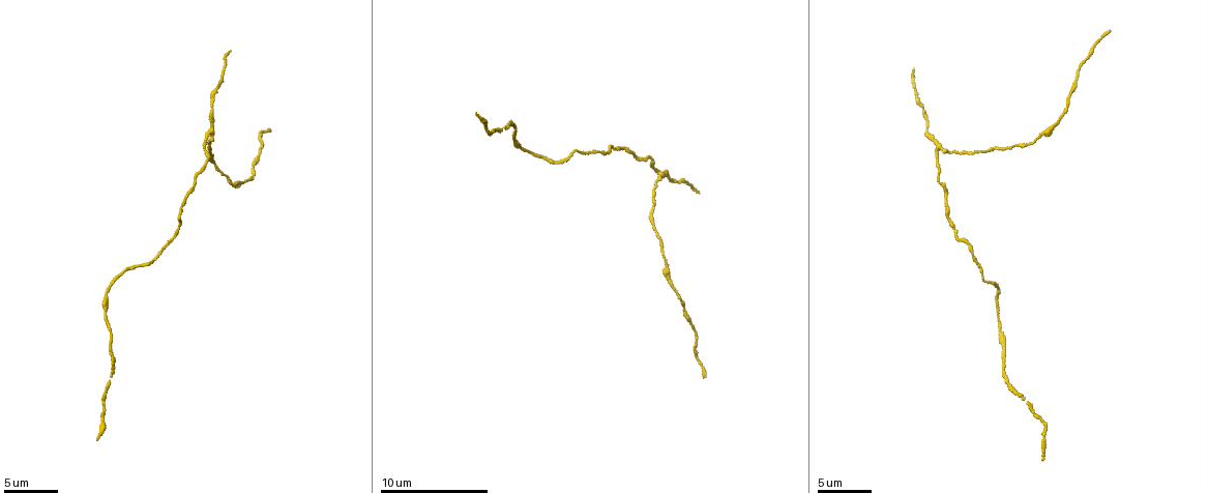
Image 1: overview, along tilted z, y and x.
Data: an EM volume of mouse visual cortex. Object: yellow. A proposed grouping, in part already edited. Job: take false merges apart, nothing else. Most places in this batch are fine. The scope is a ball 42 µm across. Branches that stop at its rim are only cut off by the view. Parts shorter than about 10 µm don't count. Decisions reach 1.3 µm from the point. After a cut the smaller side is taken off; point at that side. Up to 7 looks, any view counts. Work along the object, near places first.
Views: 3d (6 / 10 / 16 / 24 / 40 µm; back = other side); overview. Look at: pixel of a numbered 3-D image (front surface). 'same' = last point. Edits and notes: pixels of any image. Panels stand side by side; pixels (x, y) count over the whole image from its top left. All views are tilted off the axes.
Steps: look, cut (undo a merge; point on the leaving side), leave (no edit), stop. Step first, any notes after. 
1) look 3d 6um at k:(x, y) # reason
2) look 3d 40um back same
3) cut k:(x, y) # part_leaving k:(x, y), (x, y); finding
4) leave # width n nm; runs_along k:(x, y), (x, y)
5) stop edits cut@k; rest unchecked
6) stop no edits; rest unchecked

look 3d 16um at 1:(946, 204)

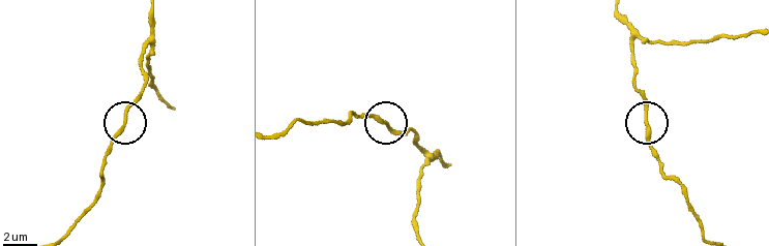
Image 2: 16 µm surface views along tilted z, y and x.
leave # runs_along 2:(645, 125), (660, 166); continuous, no second neuron

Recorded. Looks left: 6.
look 3d 6um at 1:(205, 141) # calibre changes

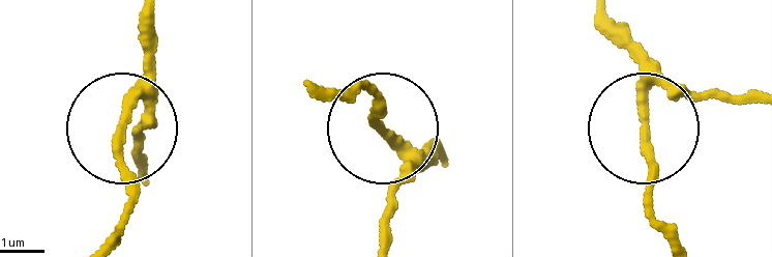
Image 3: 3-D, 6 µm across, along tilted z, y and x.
leave # runs_along 3:(115, 234), (135, 191), (122, 109), (149, 36); all the same neuron

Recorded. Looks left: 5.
look 3d 10um at 1:(1039, 135) # thick turns thin

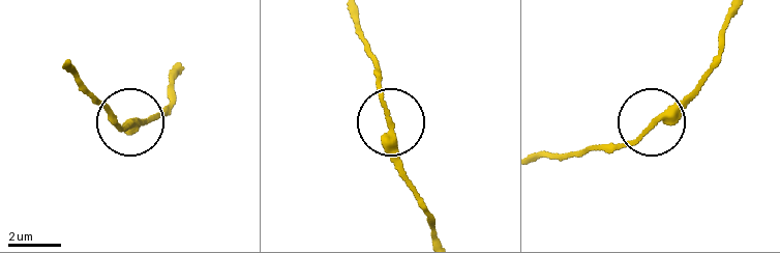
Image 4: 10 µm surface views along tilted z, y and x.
leave # runs_along 4:(355, 8), (355, 26), (379, 80), (392, 155), (410, 186); continuous, no second neuron

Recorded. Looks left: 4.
look 3d 10um at 1:(107, 319) # thick turns thin

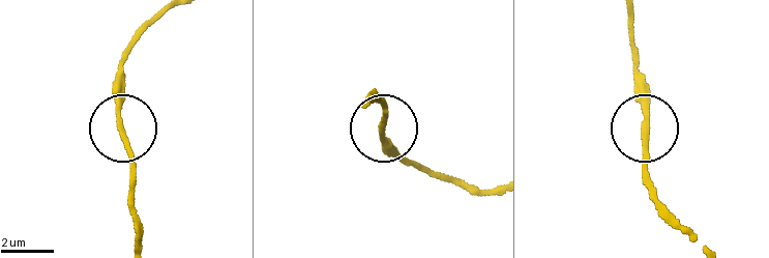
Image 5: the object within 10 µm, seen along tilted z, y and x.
leave # runs_along 5:(493, 190), (466, 190), (388, 146), (381, 93); all the same neuron

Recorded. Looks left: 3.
stop no edits; rest unchecked

